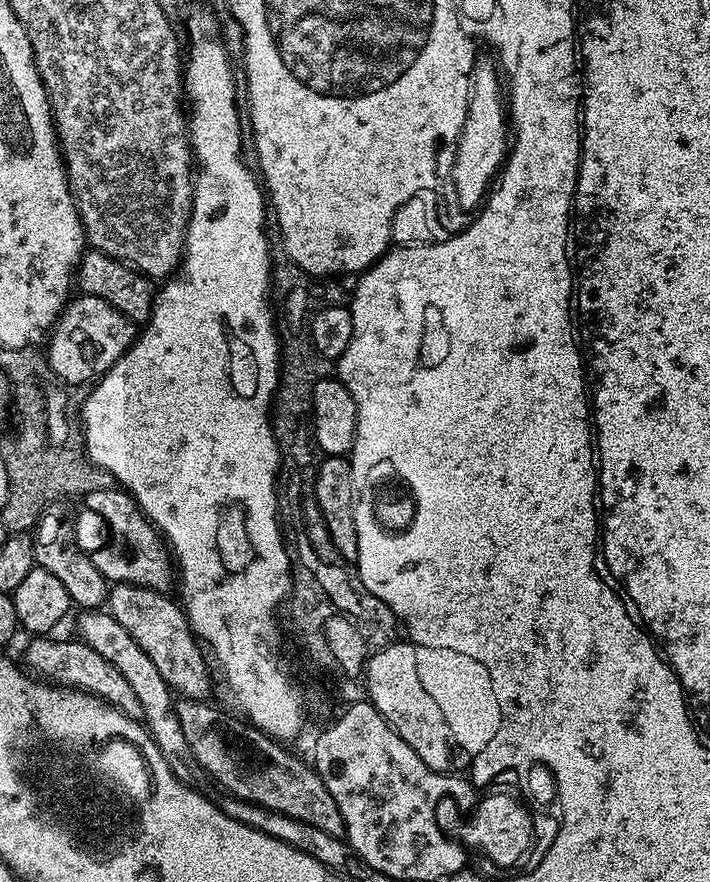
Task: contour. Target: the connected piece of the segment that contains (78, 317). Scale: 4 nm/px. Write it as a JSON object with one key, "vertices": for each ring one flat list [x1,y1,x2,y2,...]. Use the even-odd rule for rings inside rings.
{"vertices":[[80,294,77,297,77,300,76,297,69,299,64,305,64,311,56,319,47,337,49,364,47,367,51,375,65,385,88,383,91,385,104,373,109,372,118,362,118,358,126,354,126,350,136,340,138,328,117,308,110,306,110,302,102,302,102,298,97,296]]}

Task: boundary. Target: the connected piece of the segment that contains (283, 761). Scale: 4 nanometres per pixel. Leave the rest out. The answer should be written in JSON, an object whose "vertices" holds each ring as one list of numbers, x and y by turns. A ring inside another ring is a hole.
{"vertices":[[204,698,176,700,176,713,183,724,193,761,196,759,226,788,225,791,231,792,237,799,261,804,263,808,298,818,300,822,310,822,310,826,318,826,318,830,326,830,326,834,344,836,338,802,334,802,334,794,326,790,322,778,309,761,307,764,296,756,288,756,283,743,259,732,235,715,232,717,219,712,208,702]]}

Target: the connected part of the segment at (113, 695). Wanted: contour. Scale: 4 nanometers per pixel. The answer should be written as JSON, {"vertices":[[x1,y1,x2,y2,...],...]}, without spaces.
{"vertices":[[52,638,29,639,32,641,29,642,28,649,24,652,25,661,23,660,23,663,37,677,47,678,61,686,71,686,77,690,91,692,92,695,100,697,106,703,113,704,127,716,140,716,140,703,138,697,134,695,134,690,130,690,130,682,126,682,126,678,122,678,120,671,110,662,106,662,106,658,98,654,98,650,94,650,79,638,73,638,73,640,48,639]]}

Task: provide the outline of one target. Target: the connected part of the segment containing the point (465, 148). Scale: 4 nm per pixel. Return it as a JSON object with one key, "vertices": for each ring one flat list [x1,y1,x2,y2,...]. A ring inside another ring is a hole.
{"vertices":[[479,59,470,64,468,87,471,90,472,112,470,112,470,120,467,120,468,126,465,127,460,146,460,156,456,166,458,186,455,188,459,208,465,212,471,212,472,209,475,211,483,203,497,172,505,161,510,138,508,118,505,109,504,112,502,110,504,100,502,81,493,75,489,59]]}

